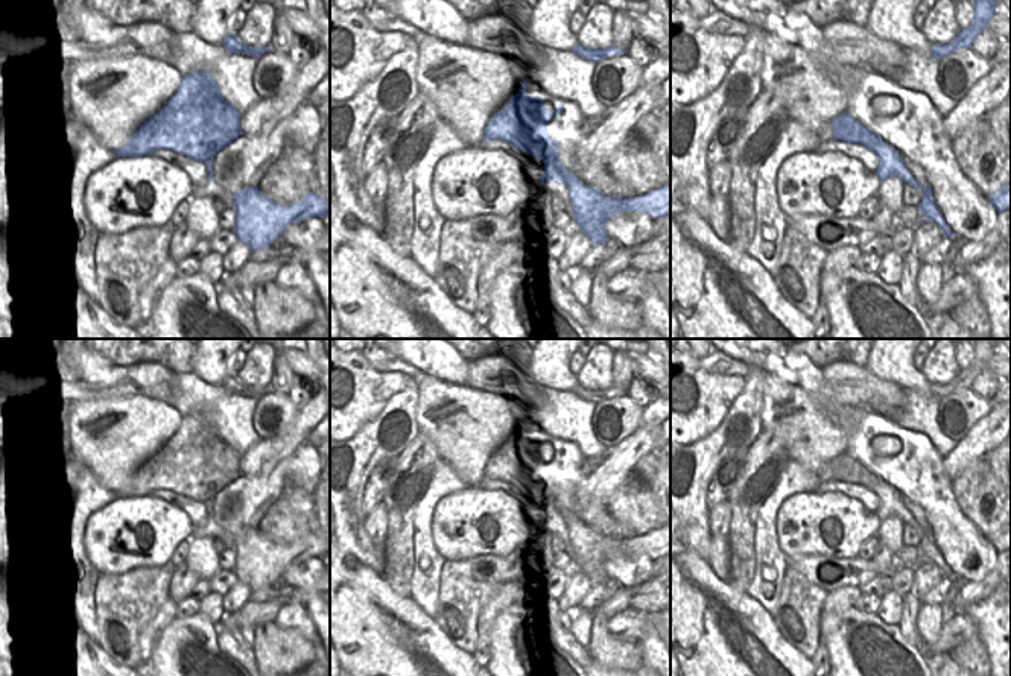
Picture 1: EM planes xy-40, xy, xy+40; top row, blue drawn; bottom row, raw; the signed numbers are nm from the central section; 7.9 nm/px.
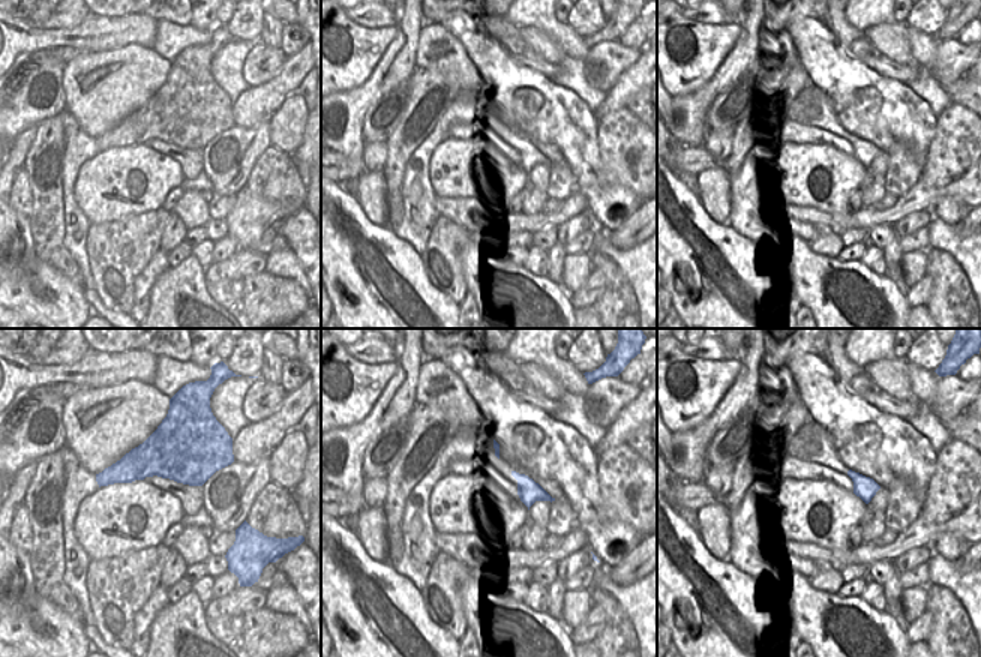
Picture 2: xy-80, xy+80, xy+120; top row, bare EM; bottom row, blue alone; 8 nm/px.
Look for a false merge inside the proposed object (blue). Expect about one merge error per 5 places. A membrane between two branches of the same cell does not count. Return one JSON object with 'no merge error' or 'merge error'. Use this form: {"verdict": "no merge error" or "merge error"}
{"verdict": "merge error"}

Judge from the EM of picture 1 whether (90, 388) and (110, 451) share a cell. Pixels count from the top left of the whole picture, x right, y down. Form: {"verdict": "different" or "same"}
{"verdict": "different"}

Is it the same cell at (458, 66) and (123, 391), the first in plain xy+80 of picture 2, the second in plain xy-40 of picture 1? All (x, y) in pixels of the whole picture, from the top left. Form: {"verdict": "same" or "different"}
{"verdict": "different"}

